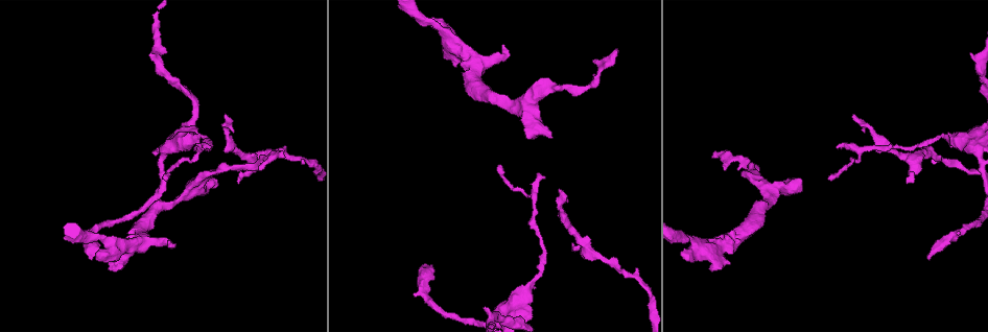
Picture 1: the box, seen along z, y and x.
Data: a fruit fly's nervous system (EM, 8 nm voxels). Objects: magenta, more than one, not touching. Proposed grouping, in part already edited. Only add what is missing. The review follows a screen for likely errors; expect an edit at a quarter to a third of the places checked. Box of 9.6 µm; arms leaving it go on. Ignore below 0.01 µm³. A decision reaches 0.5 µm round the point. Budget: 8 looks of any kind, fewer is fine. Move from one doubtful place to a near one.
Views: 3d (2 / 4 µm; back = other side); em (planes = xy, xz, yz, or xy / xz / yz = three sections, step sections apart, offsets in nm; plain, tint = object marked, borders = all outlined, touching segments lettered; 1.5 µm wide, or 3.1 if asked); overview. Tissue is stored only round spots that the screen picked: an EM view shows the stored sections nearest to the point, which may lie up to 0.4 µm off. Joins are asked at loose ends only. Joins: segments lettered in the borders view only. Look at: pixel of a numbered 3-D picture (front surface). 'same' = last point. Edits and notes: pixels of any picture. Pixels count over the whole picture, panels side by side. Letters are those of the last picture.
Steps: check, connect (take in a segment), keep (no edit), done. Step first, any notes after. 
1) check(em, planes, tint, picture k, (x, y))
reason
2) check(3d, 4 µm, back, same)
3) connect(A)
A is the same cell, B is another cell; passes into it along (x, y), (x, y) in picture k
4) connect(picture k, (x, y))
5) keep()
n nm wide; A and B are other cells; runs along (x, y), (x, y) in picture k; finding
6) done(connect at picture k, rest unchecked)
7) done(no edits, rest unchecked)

check(3d, 2 µm, picture 1, (617, 52))
free end

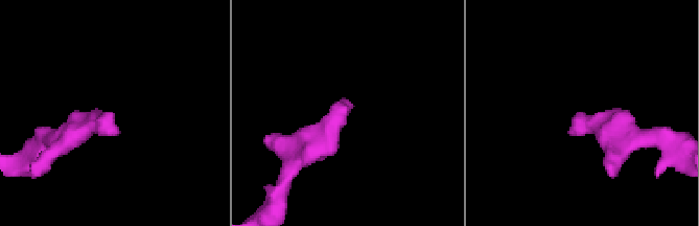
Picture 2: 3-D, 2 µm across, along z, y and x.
check(em, planes, tint, picture 2, (577, 129))

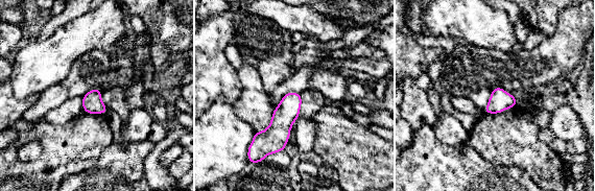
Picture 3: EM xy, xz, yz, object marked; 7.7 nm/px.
check(em, planes, borders, same)

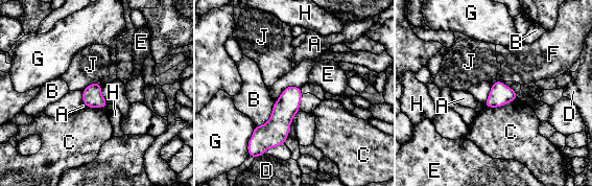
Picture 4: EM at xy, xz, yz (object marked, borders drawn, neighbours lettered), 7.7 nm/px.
keep()
A, B, C, D, E, F, G, H and J are other cells; border along (517, 97), (501, 106), (486, 108) in picture 4; none of them fits

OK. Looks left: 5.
check(em, planes, tint, picture 1, (560, 190))
branch stops here

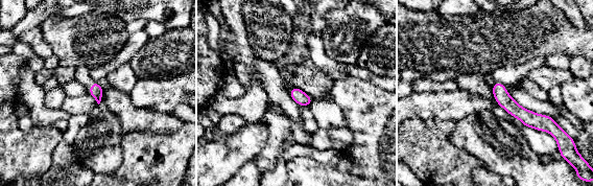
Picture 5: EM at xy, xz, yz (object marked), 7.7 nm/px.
check(em, planes, borders, same)

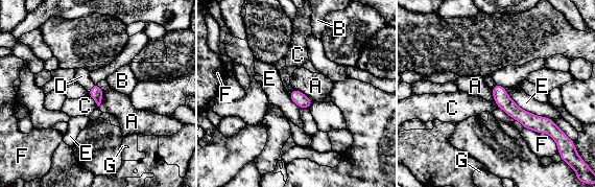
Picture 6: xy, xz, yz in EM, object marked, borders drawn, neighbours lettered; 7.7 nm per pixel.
connect(D)
D is the same cell, A, B, C, E, F and G are other cells; passes into it along (96, 93), (92, 88), (81, 76) in picture 6; it goes on there

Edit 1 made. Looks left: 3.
check(em, yz, step 4, borders, picture 1, (928, 259))
free end

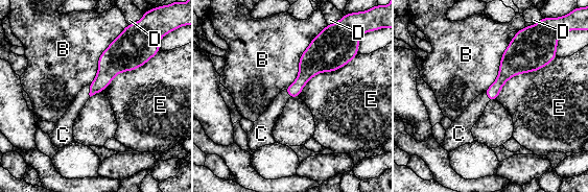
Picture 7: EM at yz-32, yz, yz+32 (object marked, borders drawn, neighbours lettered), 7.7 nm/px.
connect(C)
C is the same cell, B, D and E are other cells; passes into it along (109, 65), (90, 91), (72, 113) in picture 7; the neuron continues

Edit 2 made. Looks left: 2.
done(connect at picture 6, connect at picture 7, rest unchecked)

